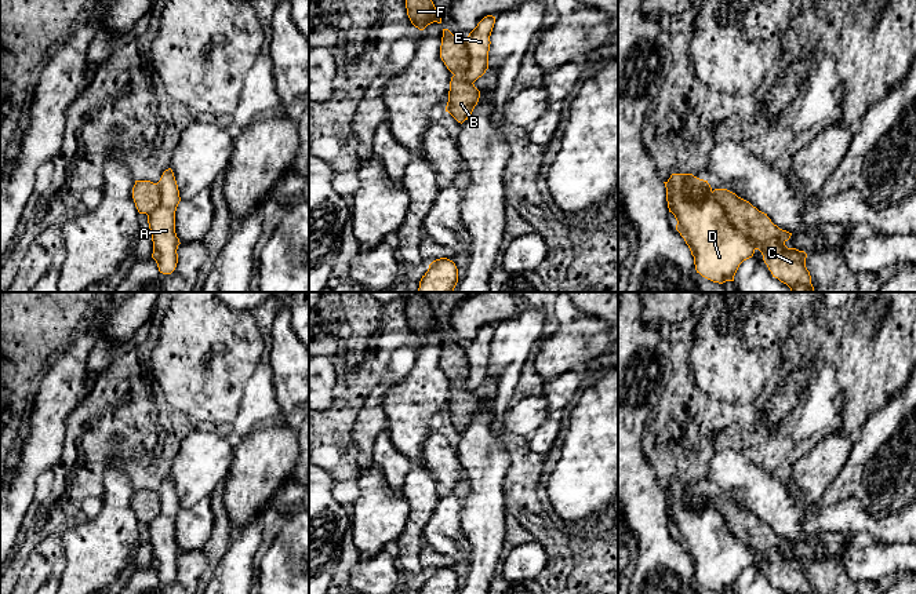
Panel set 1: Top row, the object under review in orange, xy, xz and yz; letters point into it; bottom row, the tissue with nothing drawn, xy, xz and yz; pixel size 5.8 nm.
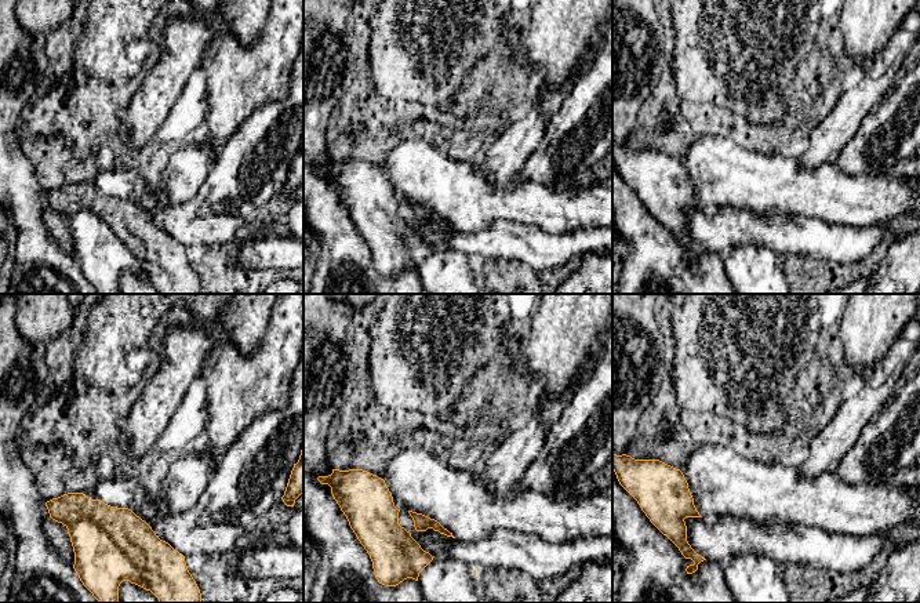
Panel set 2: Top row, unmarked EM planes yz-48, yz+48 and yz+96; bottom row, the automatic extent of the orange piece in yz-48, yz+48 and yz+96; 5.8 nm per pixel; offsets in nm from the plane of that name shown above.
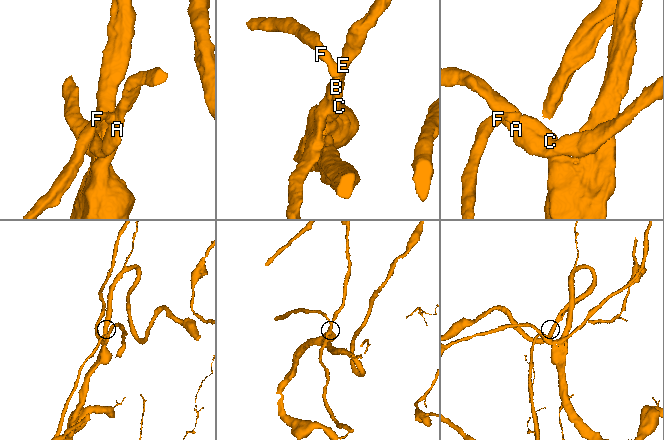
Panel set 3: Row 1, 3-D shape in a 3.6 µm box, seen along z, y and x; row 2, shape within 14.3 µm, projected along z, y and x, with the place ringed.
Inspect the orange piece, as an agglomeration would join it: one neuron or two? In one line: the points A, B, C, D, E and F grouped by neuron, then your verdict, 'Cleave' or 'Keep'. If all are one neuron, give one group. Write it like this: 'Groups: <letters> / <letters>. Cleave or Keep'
Groups: A D E / B C F. Cleave

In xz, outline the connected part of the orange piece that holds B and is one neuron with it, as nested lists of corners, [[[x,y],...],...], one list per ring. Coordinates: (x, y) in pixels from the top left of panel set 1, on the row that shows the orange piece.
[[[443,29],[440,58],[447,69],[454,74],[450,81],[448,112],[458,123],[464,123],[472,114],[479,102],[480,91],[461,76],[468,68],[468,50],[465,40]]]

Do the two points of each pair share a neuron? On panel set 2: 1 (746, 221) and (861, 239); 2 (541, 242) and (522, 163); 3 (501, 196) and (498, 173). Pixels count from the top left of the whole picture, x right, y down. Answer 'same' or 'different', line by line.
1: same
2: different
3: different

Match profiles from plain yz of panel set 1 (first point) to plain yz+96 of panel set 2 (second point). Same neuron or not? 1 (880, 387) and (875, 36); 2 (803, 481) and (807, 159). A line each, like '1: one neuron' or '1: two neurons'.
1: one neuron
2: one neuron

